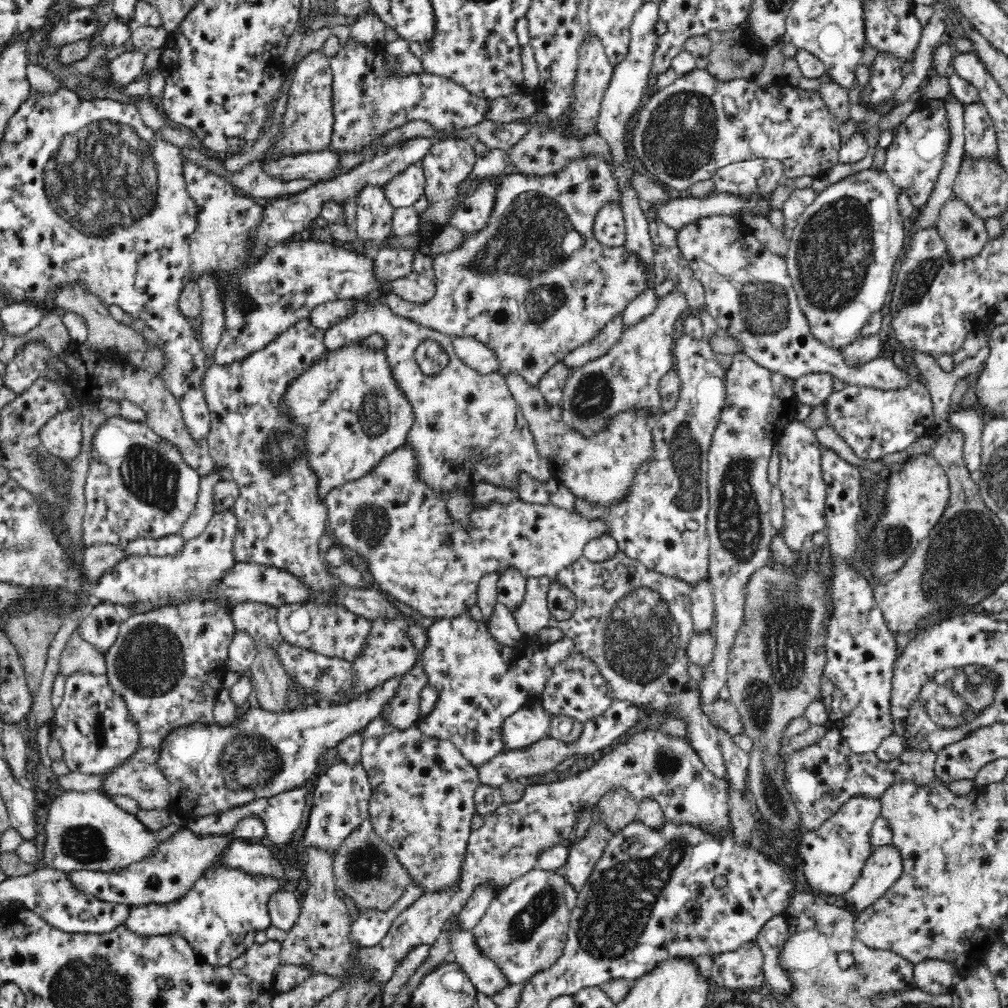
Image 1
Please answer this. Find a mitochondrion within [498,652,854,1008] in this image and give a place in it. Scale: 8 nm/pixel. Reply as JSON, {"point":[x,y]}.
{"point":[622,900]}

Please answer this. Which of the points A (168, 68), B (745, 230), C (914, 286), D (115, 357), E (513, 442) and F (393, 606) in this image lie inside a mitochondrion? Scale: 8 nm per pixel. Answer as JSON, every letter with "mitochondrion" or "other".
{"A":"other","B":"other","C":"mitochondrion","D":"other","E":"other","F":"other"}

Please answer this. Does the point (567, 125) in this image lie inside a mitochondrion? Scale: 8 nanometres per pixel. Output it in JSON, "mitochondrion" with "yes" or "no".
{"mitochondrion":"no"}

